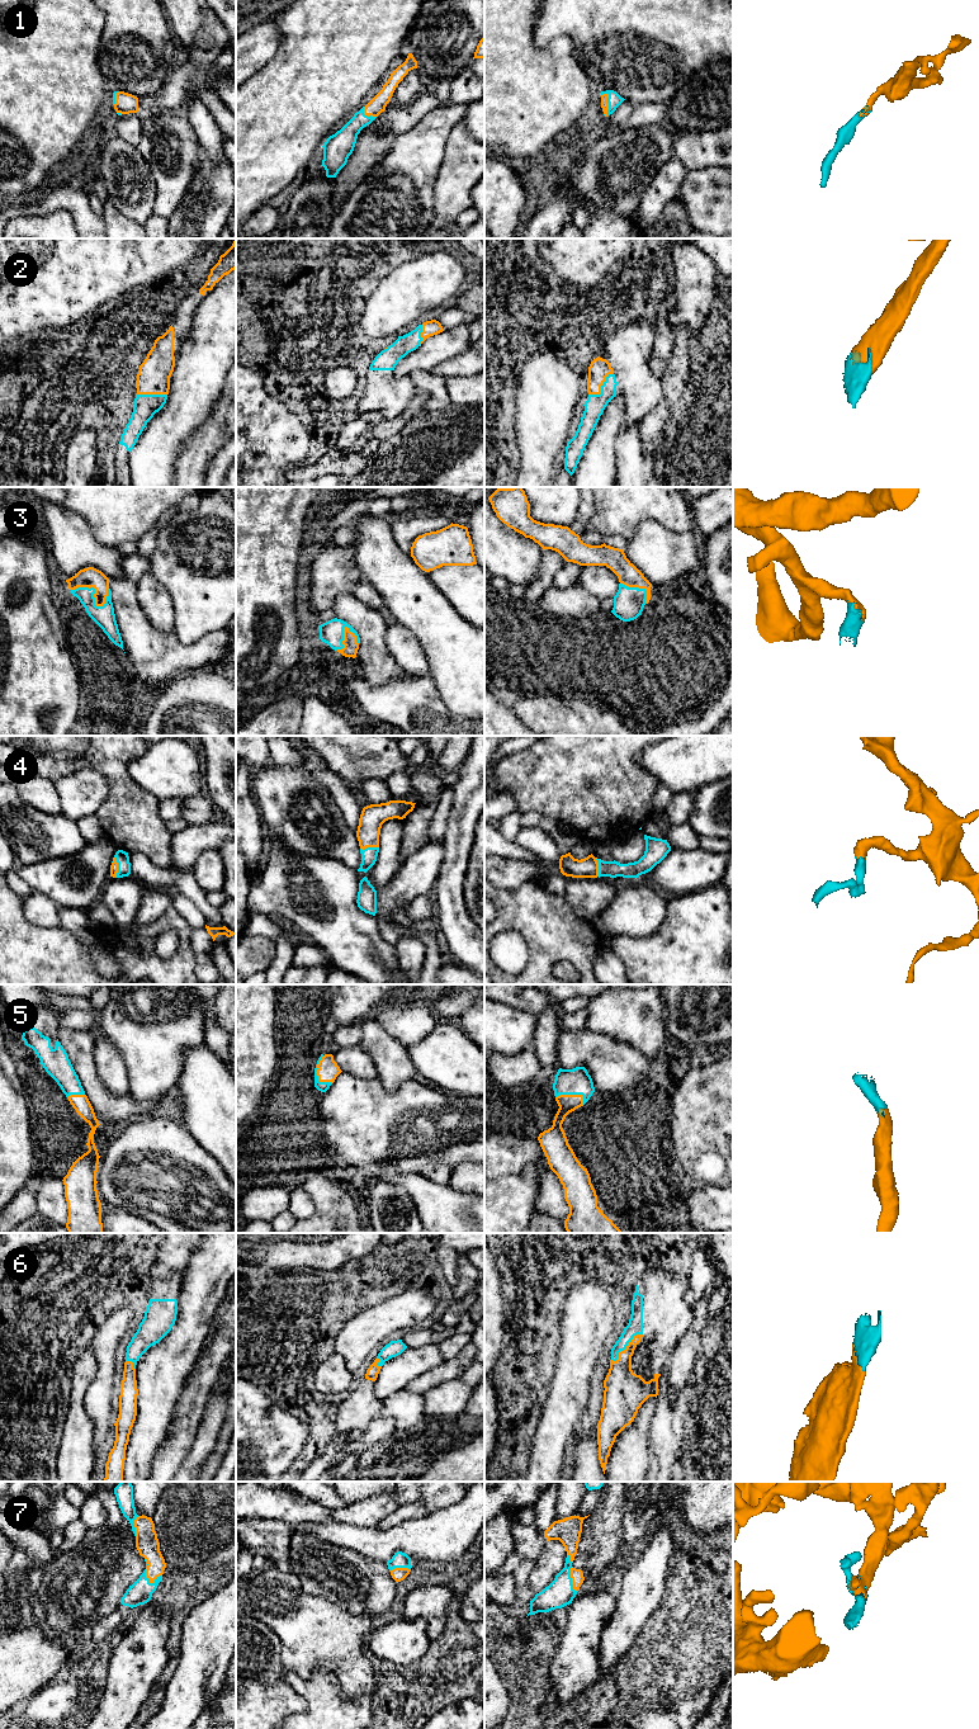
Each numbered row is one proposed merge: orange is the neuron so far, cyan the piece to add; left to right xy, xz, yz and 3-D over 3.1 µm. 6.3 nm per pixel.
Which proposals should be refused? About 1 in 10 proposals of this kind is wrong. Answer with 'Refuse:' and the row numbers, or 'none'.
Refuse: none

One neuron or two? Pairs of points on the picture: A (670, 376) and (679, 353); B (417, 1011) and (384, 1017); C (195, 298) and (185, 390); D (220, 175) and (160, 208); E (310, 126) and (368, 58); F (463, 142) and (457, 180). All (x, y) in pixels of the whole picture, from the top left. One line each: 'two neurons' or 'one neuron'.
A: one neuron
B: one neuron
C: two neurons
D: two neurons
E: one neuron
F: one neuron

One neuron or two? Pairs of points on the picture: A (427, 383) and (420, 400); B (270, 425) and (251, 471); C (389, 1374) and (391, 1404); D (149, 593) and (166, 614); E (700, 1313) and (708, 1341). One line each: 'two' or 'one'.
A: two
B: one
C: two
D: one
E: two

